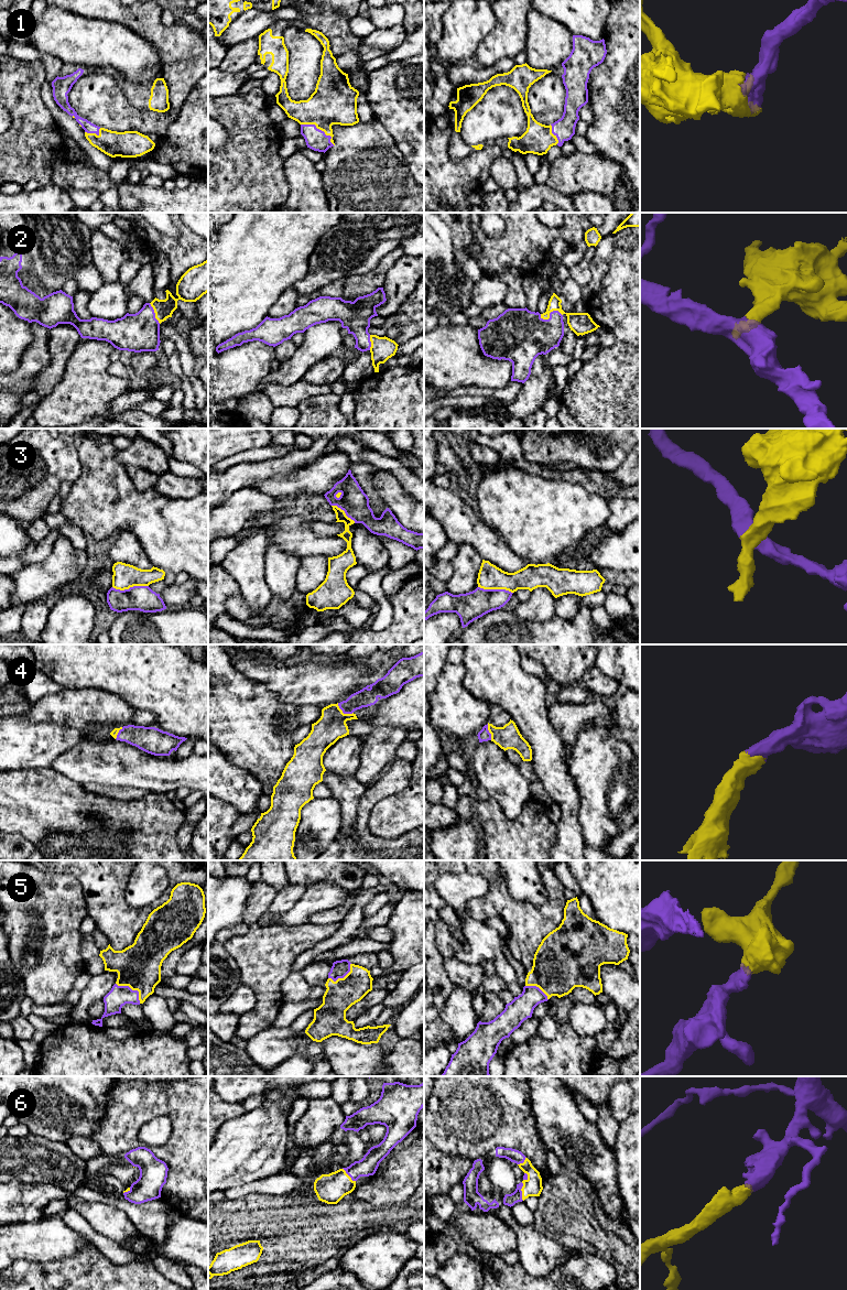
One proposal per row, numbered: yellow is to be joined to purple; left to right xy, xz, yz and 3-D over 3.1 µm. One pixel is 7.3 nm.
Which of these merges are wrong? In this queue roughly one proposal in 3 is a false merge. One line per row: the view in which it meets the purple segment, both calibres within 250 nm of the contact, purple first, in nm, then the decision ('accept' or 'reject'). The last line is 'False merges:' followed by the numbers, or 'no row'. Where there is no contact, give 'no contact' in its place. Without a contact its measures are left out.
1: contact in xz; calibres 150 and 320 nm; accept
2: contact in yz; calibres 360 and 160 nm; accept
3: contact in xy; calibres 180 and 180 nm; reject
4: contact in xz; calibres 140 and 200 nm; accept
5: contact in xy; calibres 150 and 320 nm; accept
6: contact in yz; calibres 90 and 140 nm; accept
False merges: 3

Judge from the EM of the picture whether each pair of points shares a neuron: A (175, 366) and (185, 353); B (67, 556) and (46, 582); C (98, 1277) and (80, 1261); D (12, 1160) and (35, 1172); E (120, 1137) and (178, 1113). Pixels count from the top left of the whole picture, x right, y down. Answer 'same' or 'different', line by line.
A: different
B: same
C: same
D: same
E: same

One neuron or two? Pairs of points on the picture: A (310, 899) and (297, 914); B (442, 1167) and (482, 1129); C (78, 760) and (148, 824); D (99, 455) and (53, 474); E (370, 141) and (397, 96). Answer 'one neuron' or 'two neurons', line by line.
A: one neuron
B: two neurons
C: two neurons
D: two neurons
E: two neurons

